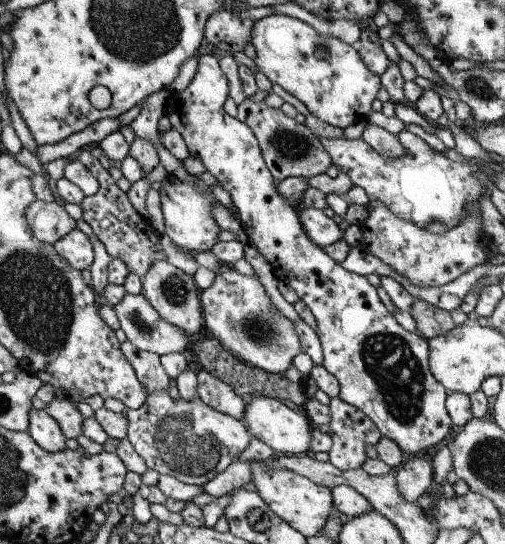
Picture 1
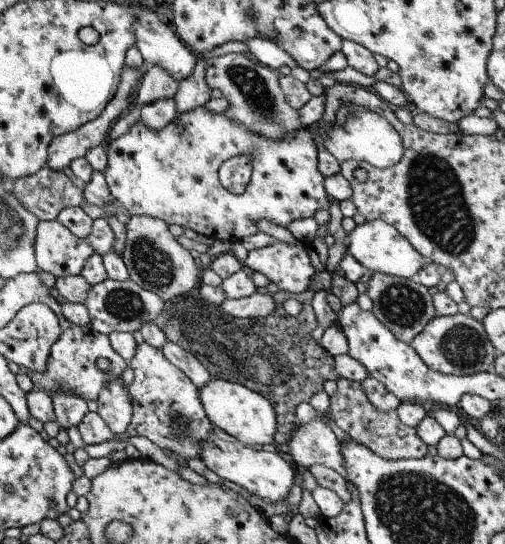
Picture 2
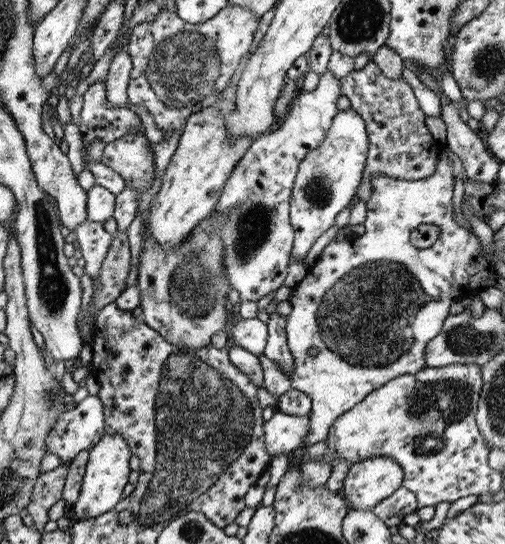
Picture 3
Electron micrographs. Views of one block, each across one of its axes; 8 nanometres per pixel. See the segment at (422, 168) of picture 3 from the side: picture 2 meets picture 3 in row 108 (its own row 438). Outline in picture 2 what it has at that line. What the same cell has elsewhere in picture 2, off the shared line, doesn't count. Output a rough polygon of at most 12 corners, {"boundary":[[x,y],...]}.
{"boundary":[[340,378],[320,415],[381,459],[421,459],[426,445],[395,410]]}

